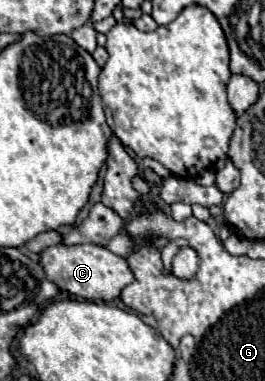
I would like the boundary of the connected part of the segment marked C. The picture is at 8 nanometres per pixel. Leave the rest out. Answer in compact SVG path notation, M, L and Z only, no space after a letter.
M80 244L80 246L50 246L40 252L40 264L46 272L46 276L58 284L62 290L90 300L90 302L110 302L120 296L120 292L132 284L134 276L132 270L128 268L126 258L112 254L108 248L96 246L96 244Z

